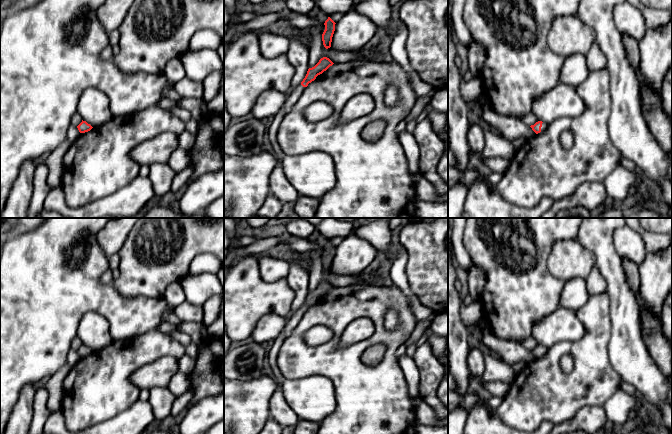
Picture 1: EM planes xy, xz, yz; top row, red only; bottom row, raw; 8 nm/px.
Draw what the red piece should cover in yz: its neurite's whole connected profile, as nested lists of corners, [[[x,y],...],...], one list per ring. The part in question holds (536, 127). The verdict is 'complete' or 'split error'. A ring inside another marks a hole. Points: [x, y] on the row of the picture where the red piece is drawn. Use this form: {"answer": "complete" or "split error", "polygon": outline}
{"answer": "split error", "polygon": [[[538,121],[536,122],[534,125],[531,125],[530,127],[532,128],[532,130],[538,134],[540,132],[544,132],[547,127],[549,126],[548,123],[542,122],[542,121]]]}

